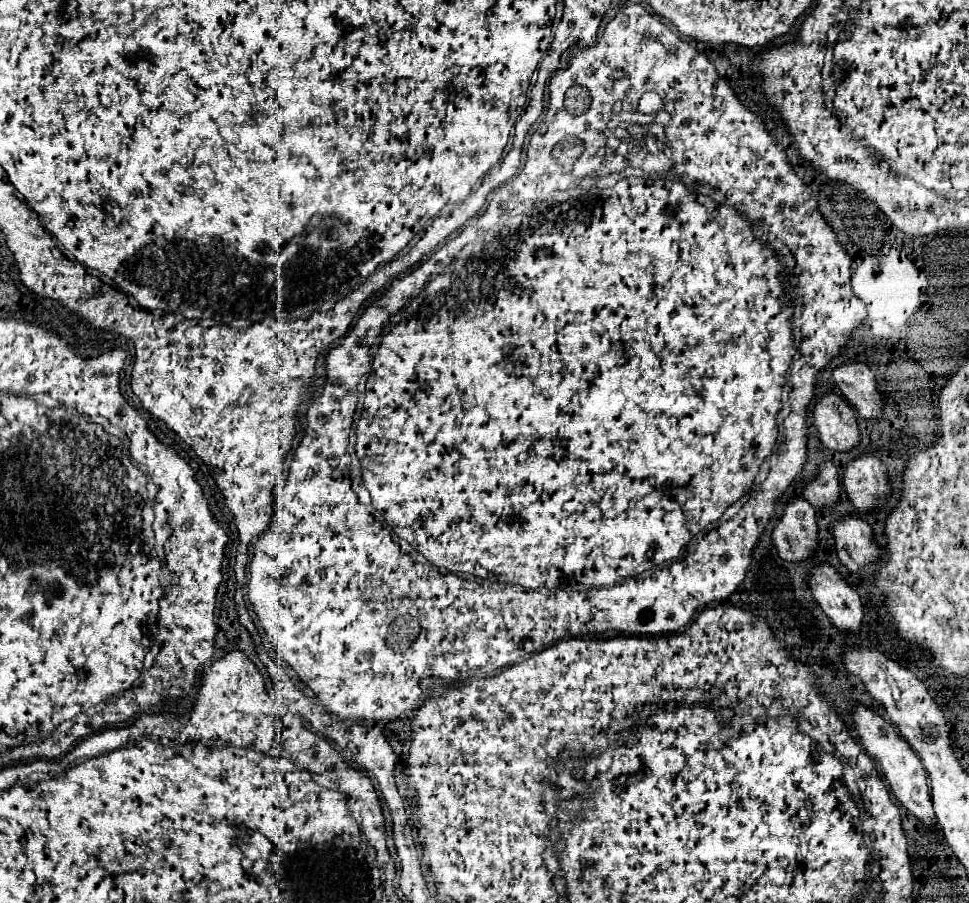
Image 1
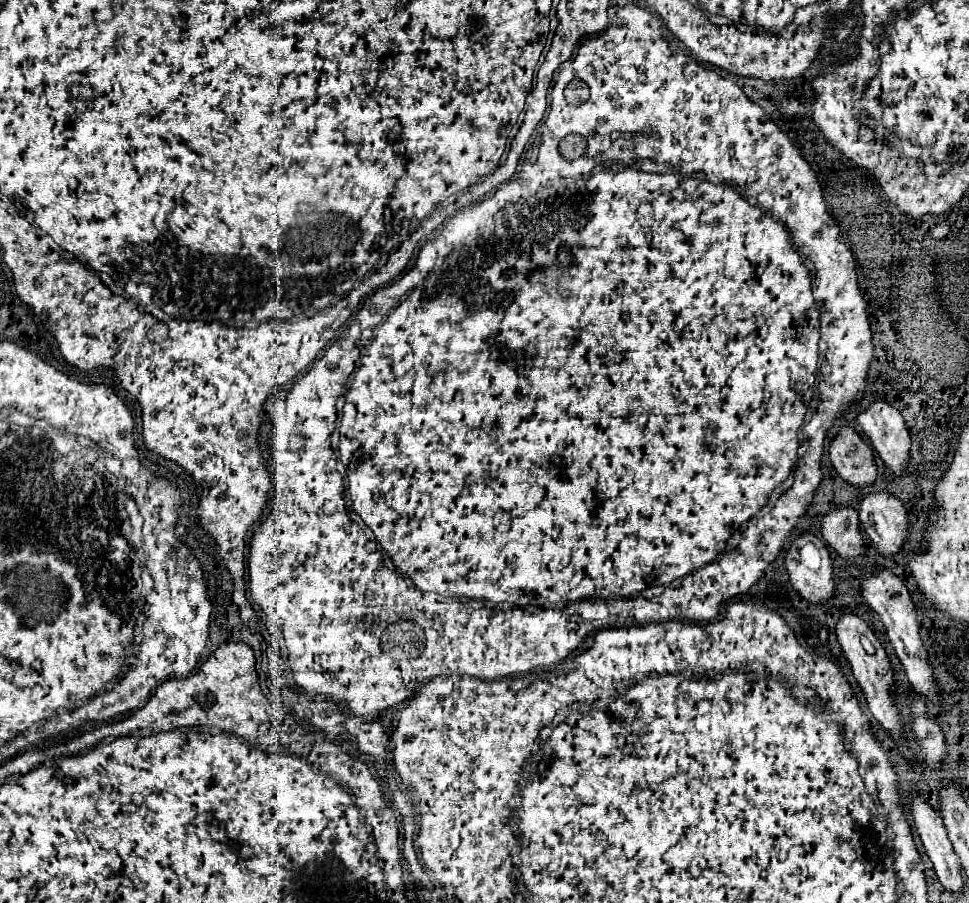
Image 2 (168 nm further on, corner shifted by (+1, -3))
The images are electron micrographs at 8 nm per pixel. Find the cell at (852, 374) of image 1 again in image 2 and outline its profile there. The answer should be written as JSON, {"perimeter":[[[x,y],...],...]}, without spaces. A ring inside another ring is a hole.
{"perimeter":[[[879,400],[871,404],[871,410],[865,410],[857,416],[857,424],[869,436],[873,448],[877,450],[885,466],[891,468],[893,476],[907,476],[911,440],[903,416],[895,408]]]}

